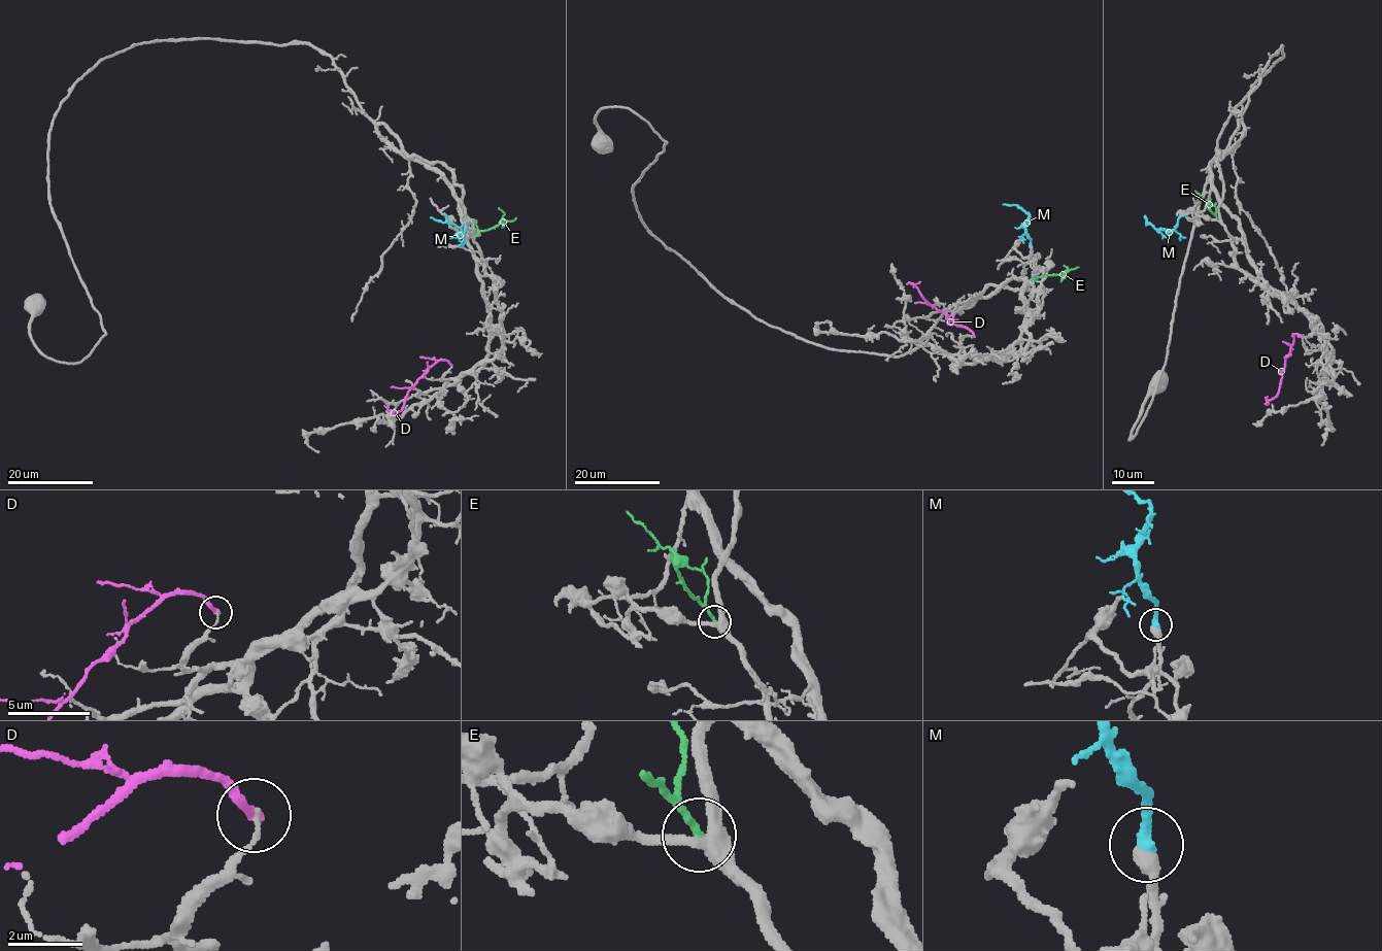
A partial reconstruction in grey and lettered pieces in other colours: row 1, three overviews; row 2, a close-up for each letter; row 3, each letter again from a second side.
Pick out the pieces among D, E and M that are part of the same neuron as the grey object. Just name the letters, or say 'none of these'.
M

